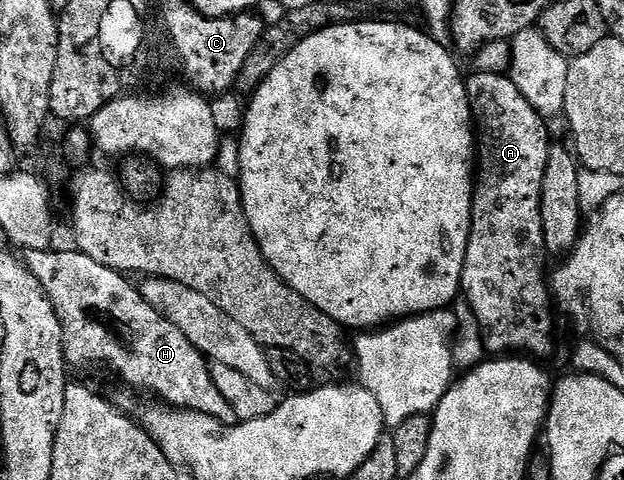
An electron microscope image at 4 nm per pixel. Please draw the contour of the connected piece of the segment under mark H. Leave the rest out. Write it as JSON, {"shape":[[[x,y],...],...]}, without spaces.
{"shape":[[[54,248],[49,250],[27,250],[24,254],[24,263],[44,284],[44,292],[52,300],[56,308],[56,316],[60,320],[62,329],[62,345],[66,347],[66,361],[71,367],[86,366],[89,362],[99,362],[102,366],[107,366],[112,373],[118,378],[123,378],[127,382],[129,389],[134,392],[138,390],[147,390],[147,395],[161,400],[168,406],[181,408],[184,410],[195,410],[201,414],[212,416],[221,422],[233,423],[235,421],[232,408],[216,389],[216,384],[210,375],[211,363],[205,354],[202,354],[148,300],[144,300],[139,287],[134,286],[127,275],[122,274],[119,270],[104,268],[104,264],[96,264],[92,256],[83,254],[77,248],[62,250],[57,254]]]}

